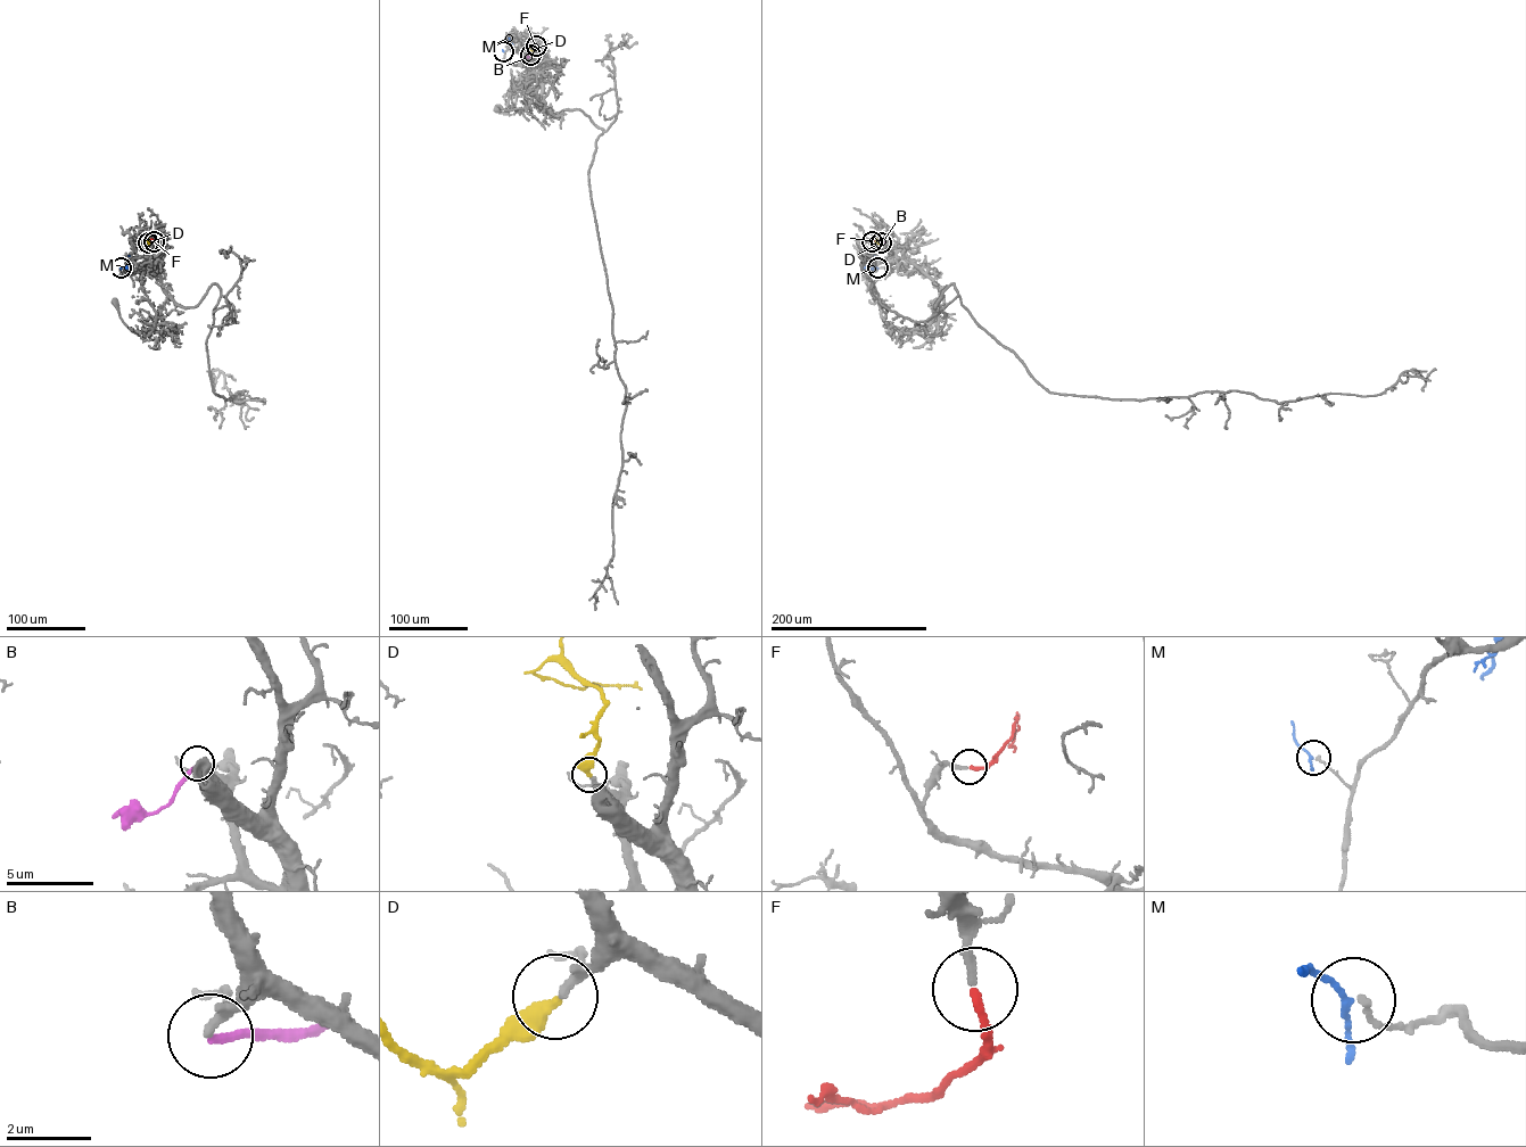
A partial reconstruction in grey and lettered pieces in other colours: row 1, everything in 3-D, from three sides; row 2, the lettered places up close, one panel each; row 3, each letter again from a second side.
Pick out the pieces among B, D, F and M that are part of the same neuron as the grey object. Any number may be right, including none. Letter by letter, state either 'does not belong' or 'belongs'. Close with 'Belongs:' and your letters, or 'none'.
B: does not belong
D: belongs
F: belongs
M: does not belong
Belongs: D, F

